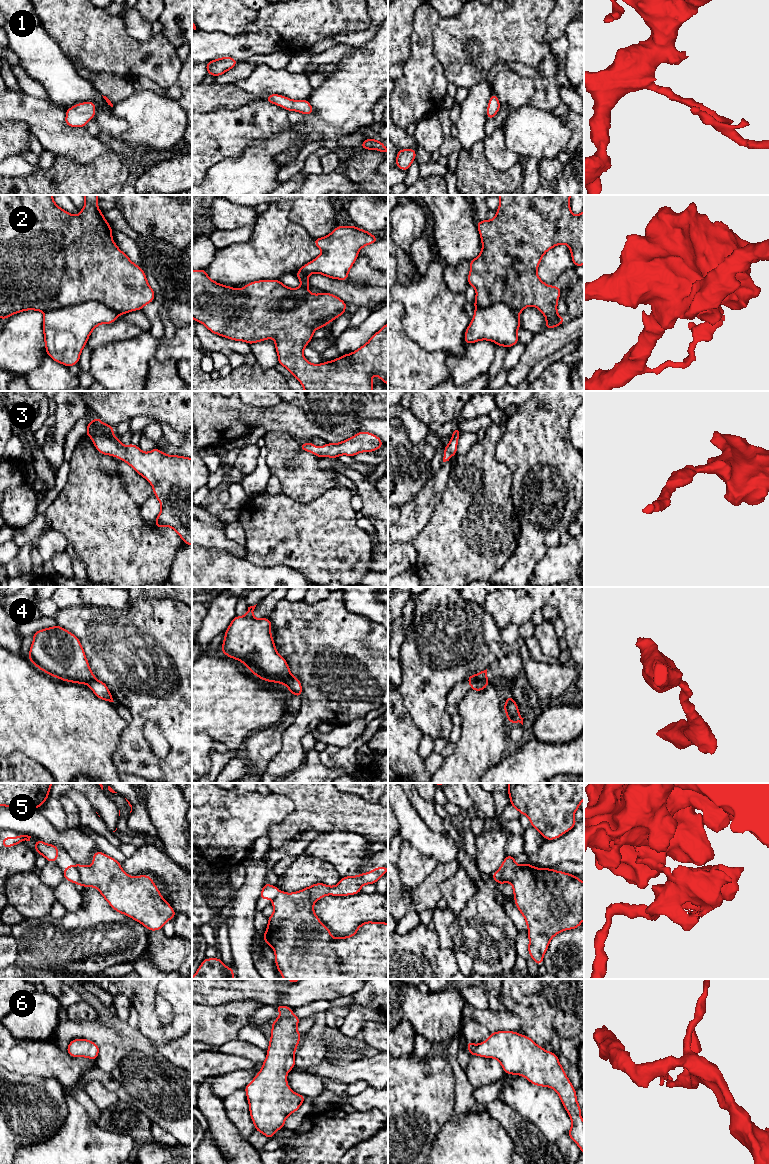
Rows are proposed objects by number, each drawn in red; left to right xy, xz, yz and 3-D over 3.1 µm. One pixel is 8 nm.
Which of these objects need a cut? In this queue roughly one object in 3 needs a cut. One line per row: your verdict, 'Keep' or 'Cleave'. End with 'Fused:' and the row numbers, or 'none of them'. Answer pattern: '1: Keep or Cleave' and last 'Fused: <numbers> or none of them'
1: Keep
2: Cleave
3: Keep
4: Cleave
5: Cleave
6: Keep
Fused: 2, 4, 5

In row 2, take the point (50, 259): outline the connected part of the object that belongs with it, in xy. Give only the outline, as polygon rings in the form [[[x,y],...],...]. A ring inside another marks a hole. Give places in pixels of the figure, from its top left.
[[[0,195],[0,318],[5,320],[11,315],[22,311],[51,311],[60,308],[71,307],[83,302],[95,301],[103,303],[118,315],[128,312],[142,310],[142,308],[155,299],[154,290],[148,284],[146,275],[142,268],[134,264],[129,257],[122,252],[112,239],[113,229],[97,207],[97,195],[83,195],[85,205],[80,209],[79,215],[68,213],[60,208],[52,195]]]

